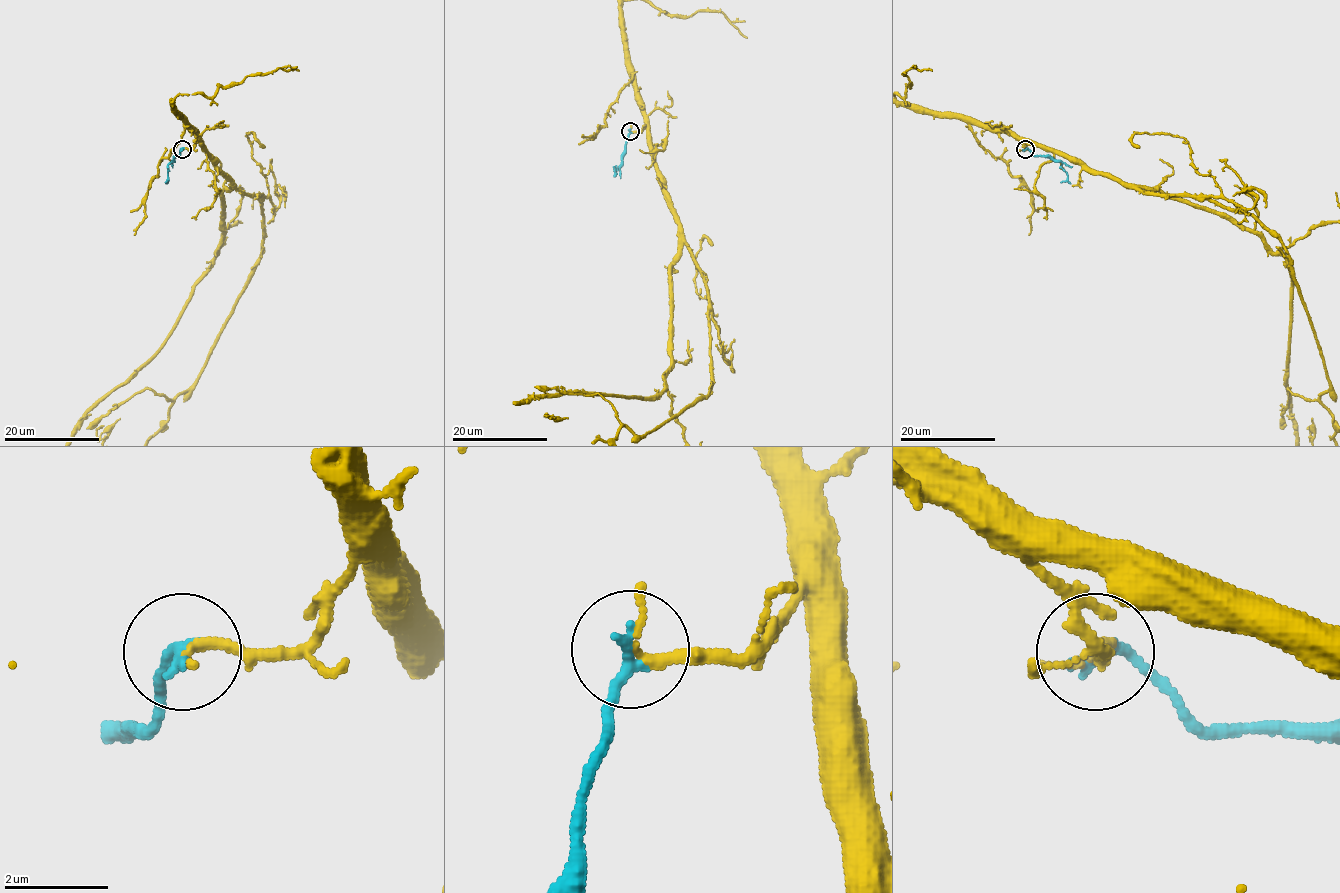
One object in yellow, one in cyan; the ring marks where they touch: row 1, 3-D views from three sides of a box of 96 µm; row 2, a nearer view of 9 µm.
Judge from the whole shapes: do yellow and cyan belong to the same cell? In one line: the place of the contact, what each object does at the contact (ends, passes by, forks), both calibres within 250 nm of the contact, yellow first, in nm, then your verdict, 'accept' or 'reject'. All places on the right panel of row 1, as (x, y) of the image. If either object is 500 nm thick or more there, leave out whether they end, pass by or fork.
place (1025, 149); yellow passes by; cyan ends; calibres 160 and 260 nm; accept

